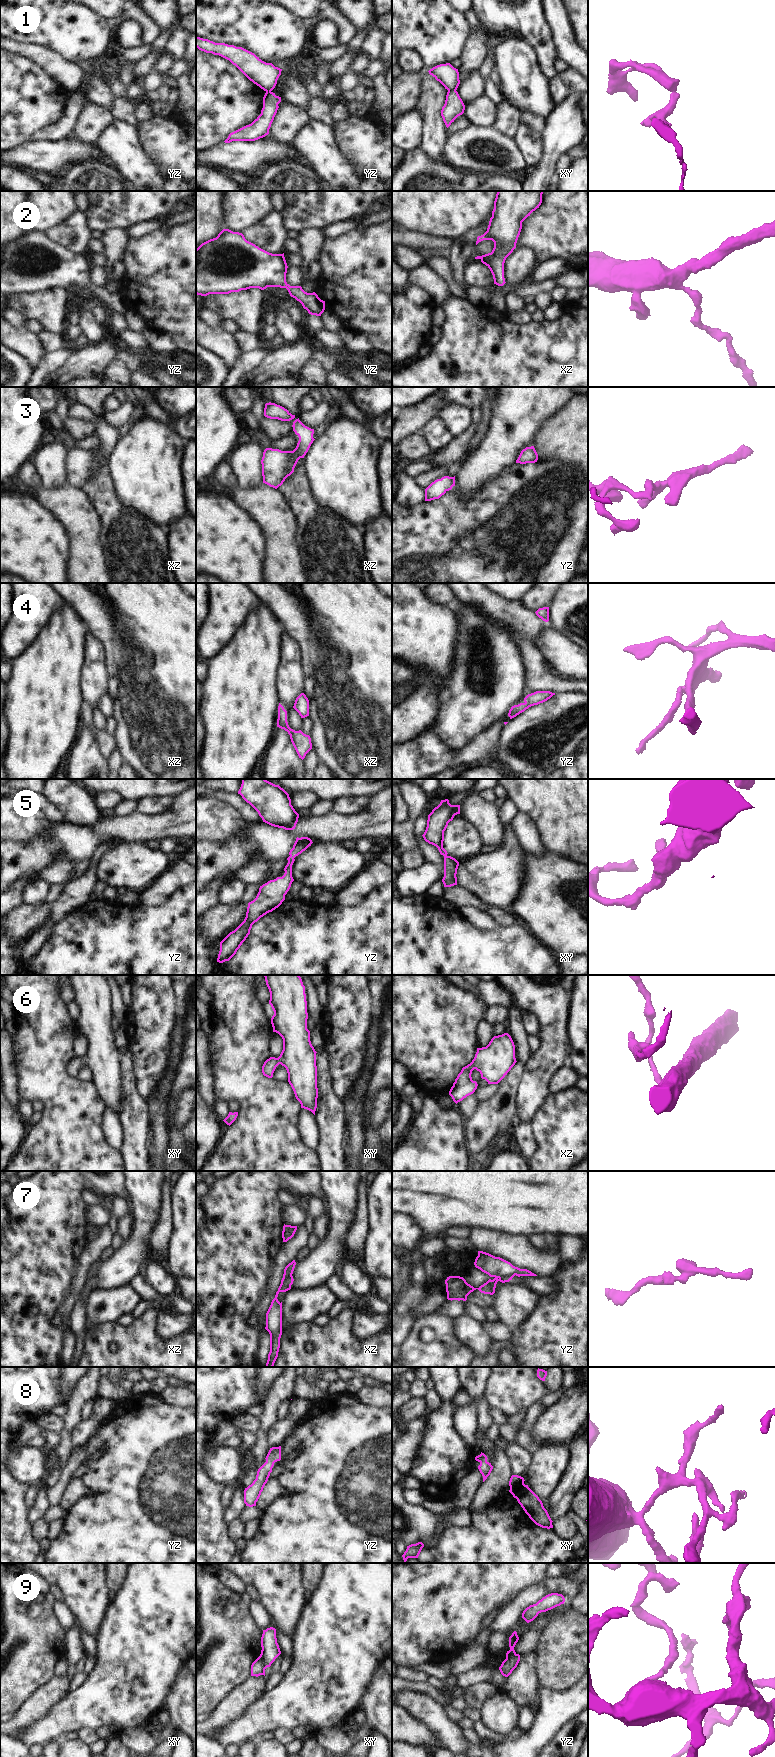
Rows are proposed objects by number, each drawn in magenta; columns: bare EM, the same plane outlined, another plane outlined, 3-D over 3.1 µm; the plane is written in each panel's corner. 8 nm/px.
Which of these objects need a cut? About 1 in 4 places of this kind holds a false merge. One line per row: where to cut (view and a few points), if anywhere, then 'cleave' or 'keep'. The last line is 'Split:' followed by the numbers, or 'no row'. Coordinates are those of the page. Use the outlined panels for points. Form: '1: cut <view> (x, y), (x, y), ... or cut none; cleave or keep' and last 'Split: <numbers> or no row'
1: cut xy (448, 90), (455, 91); cleave
2: cut none; keep
3: cut none; keep
4: cut none; keep
5: cut none; keep
6: cut none; keep
7: cut xz (291, 1274), (283, 1276); cleave
8: cut none; keep
9: cut xy (260, 1655), (263, 1661), (263, 1674); cleave
Split: 1, 7, 9

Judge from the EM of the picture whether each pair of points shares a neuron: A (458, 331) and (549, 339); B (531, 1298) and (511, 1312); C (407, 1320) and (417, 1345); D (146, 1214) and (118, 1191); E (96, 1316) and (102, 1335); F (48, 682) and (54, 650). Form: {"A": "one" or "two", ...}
{"A": "one", "B": "one", "C": "two", "D": "two", "E": "two", "F": "one"}

